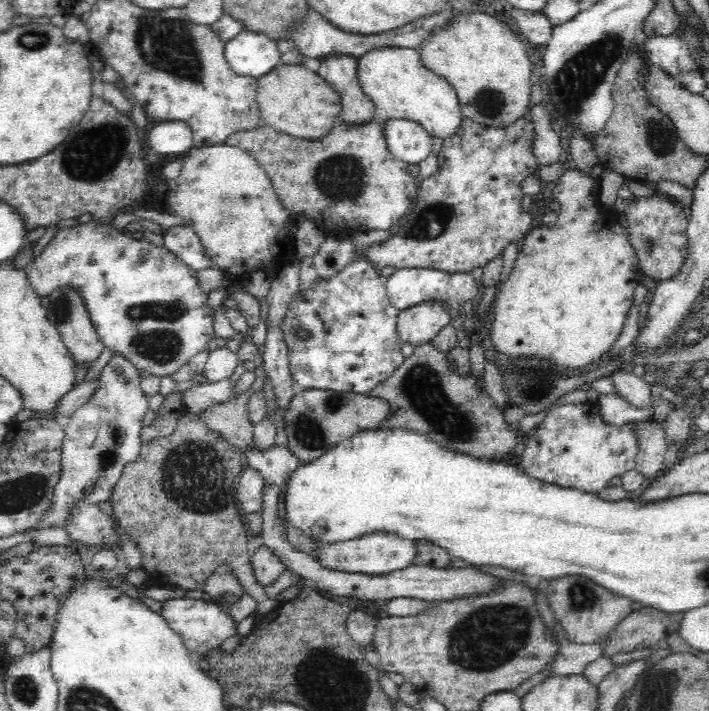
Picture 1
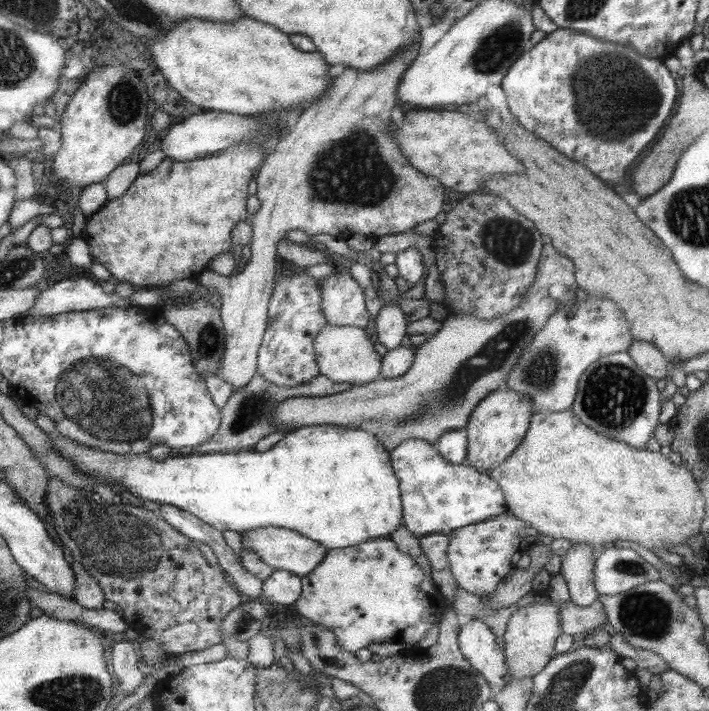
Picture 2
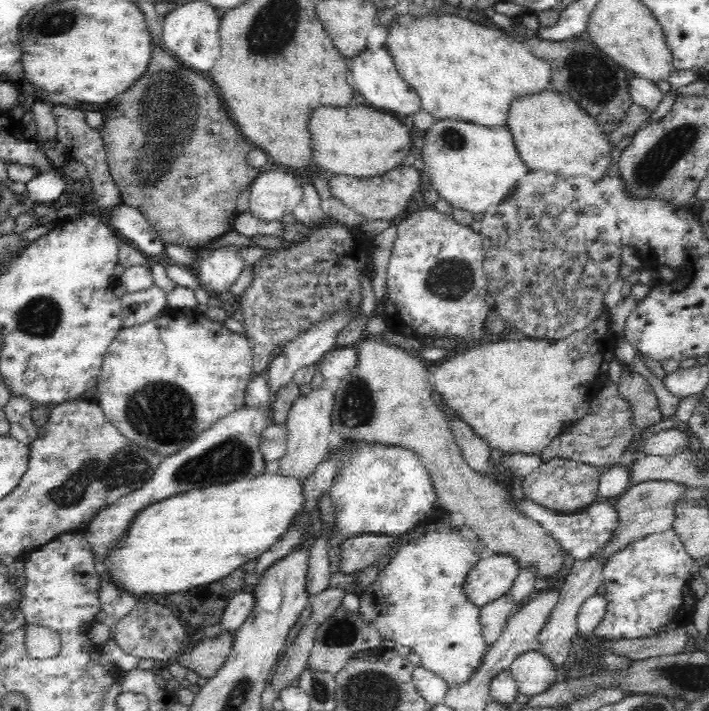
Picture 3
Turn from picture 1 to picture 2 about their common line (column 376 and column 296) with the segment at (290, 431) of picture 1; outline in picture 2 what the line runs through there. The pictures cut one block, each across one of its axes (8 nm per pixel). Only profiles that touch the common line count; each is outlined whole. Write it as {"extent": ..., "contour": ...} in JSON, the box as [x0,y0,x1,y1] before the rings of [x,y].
{"extent":[272,244,578,452],"contour":[[[545,244],[544,250],[542,250],[541,253],[541,260],[537,265],[536,278],[532,284],[529,285],[527,293],[525,293],[524,296],[520,298],[520,301],[516,307],[513,307],[506,313],[500,314],[498,317],[493,317],[489,320],[480,319],[474,317],[473,315],[448,314],[446,318],[441,320],[442,325],[438,333],[433,335],[430,340],[425,341],[421,347],[415,349],[415,358],[413,359],[412,366],[409,368],[407,373],[402,374],[397,378],[377,378],[376,380],[363,384],[362,386],[352,386],[349,390],[345,390],[331,396],[288,398],[288,400],[285,400],[276,406],[276,410],[274,410],[274,414],[272,414],[272,423],[278,430],[281,429],[284,431],[290,430],[291,428],[296,429],[300,426],[309,425],[335,425],[356,428],[357,430],[368,431],[374,435],[382,444],[385,445],[385,450],[388,450],[389,452],[396,448],[400,442],[409,440],[411,438],[421,439],[425,442],[435,444],[438,440],[440,440],[442,434],[445,434],[449,431],[466,428],[466,425],[468,424],[468,418],[471,416],[472,410],[475,409],[479,402],[487,397],[489,393],[492,393],[493,391],[497,390],[501,384],[504,384],[506,381],[506,376],[512,372],[512,369],[514,366],[516,366],[516,362],[520,360],[525,347],[531,344],[531,340],[533,340],[535,334],[539,333],[539,331],[543,329],[543,326],[546,325],[548,318],[555,314],[556,310],[570,306],[570,304],[573,304],[576,301],[575,288],[577,287],[578,286],[576,285],[575,278],[573,278],[573,264],[571,264],[571,260],[567,260],[567,258],[559,256],[555,248],[551,248],[549,244]]]}

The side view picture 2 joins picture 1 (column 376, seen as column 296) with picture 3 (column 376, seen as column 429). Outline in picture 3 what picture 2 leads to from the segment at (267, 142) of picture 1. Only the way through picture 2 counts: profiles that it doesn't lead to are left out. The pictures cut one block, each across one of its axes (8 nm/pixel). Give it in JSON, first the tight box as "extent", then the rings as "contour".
{"extent":[330,164,424,220],"contour":[[[404,164],[404,168],[393,167],[386,174],[376,175],[374,178],[334,176],[330,180],[330,186],[334,196],[338,196],[352,212],[364,214],[368,220],[393,220],[394,216],[400,215],[404,210],[406,202],[418,191],[418,186],[424,178],[424,176],[418,176],[414,168],[408,168]]]}

